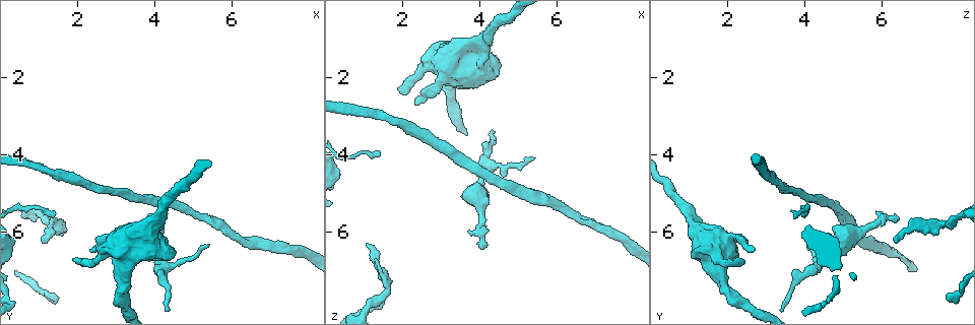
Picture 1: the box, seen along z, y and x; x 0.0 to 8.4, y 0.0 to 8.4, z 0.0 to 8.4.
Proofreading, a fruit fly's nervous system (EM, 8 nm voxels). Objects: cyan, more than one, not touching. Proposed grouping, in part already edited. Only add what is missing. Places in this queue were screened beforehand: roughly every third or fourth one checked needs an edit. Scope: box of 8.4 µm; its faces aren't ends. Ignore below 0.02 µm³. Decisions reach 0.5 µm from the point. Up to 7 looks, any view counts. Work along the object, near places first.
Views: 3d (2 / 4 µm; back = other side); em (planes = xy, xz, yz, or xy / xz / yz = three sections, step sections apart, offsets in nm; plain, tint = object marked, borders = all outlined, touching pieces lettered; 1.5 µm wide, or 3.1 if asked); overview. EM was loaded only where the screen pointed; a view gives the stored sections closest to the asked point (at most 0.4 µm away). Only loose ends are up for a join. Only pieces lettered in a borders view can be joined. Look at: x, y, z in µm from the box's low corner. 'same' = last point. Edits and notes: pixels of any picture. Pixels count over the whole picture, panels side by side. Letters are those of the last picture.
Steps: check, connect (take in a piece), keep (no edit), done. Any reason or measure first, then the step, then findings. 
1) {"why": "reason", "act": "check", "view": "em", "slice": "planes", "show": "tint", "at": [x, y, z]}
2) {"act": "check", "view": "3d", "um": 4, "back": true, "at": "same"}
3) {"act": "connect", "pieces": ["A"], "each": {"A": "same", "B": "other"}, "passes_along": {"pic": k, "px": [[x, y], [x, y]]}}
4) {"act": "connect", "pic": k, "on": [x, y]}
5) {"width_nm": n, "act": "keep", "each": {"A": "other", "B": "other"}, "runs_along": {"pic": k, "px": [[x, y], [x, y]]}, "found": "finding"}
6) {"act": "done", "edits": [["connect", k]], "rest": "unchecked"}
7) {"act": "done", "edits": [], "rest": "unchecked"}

{"act": "check", "view": "em", "slice": "xy", "step": 8, "show": "borders", "at": [2.35, 6.50, 2.70]}

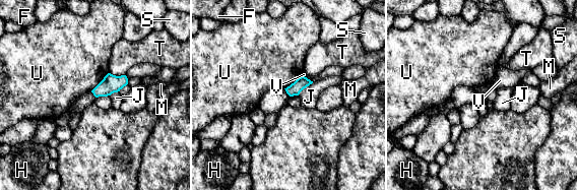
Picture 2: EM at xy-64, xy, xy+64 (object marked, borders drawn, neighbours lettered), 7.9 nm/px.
{"why": "another direction", "act": "check", "view": "em", "slice": "planes", "show": "borders", "at": "same"}

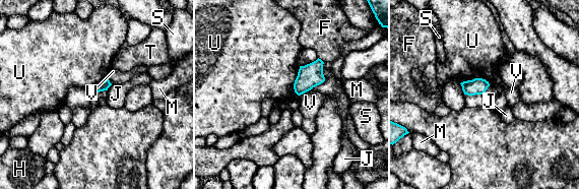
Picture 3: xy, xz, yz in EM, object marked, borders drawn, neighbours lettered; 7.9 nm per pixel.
{"act": "keep", "each": {"F": "other", "H": "other", "J": "other", "M": "other", "S": "other", "T": "other", "U": "other", "V": "other"}, "border": {"pic": 3, "px": [[300, 66], [294, 83], [297, 94]]}, "found": "none of them fits"}

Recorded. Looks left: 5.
{"why": "tapers out", "act": "check", "view": "em", "slice": "planes", "show": "plain", "at": [5.45, 6.35, 4.15]}

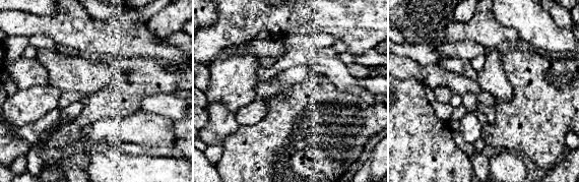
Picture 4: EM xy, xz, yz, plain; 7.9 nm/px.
{"act": "check", "view": "em", "slice": "planes", "show": "tint", "at": "same"}

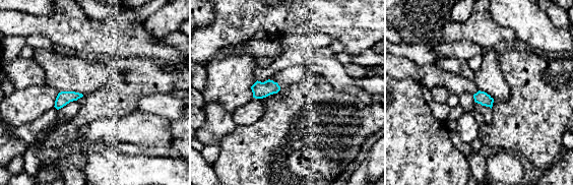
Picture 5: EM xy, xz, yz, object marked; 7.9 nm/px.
{"act": "check", "view": "em", "slice": "planes", "show": "borders", "at": "same"}

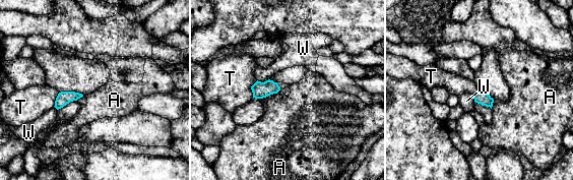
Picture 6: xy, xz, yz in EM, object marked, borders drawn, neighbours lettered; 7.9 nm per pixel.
{"width_nm": 70, "act": "keep", "each": {"A": "other", "T": "other", "W": "other"}, "border": {"pic": 6, "px": [[277, 92], [265, 98]]}, "found": "no lettered piece goes on from it"}

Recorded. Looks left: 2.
{"act": "check", "view": "em", "slice": "planes", "show": "borders", "at": [1.05, 6.30, 6.40]}

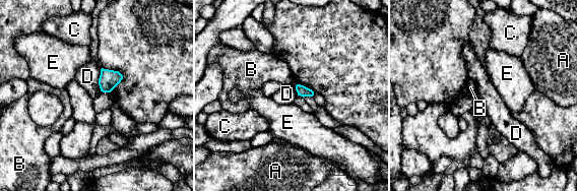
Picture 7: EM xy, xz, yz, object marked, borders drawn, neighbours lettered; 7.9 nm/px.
{"act": "keep", "each": {"A": "other", "B": "other", "C": "other", "D": "other", "E": "other"}, "border": {"pic": 7, "px": [[101, 69], [99, 77], [100, 90]]}, "found": "none of them fits"}

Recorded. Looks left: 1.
{"act": "done", "edits": [], "rest": "unchecked"}

